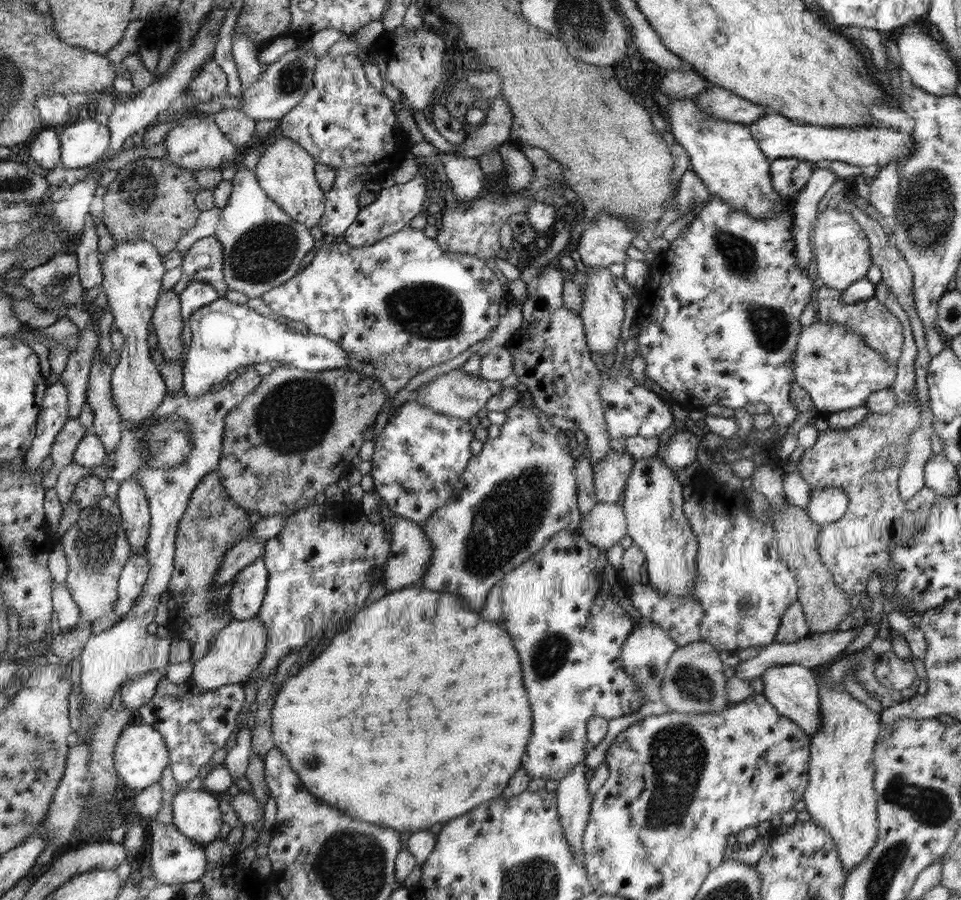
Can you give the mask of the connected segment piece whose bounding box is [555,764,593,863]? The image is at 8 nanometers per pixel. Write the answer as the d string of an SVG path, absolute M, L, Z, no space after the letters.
M583 764L574 767L562 780L558 781L555 796L559 799L559 814L566 829L567 843L571 845L576 860L585 861L583 838L589 821L593 795L586 783L587 768Z

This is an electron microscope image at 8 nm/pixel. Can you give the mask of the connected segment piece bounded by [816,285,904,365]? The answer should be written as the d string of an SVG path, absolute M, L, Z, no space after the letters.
M822 285L816 292L818 300L818 320L820 322L836 322L851 328L854 333L864 337L864 343L872 350L879 352L888 364L896 364L902 352L904 338L902 334L902 323L894 316L877 298L869 297L853 304L842 303L843 291L837 291L832 287Z

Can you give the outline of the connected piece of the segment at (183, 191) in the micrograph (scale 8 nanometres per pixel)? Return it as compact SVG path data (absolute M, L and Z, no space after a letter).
M140 157L117 170L116 179L108 185L108 191L102 200L104 201L104 216L102 218L105 226L111 232L113 240L147 240L165 255L177 247L177 242L192 228L198 220L200 210L195 200L198 198L201 186L196 181L197 174L172 164L168 159Z

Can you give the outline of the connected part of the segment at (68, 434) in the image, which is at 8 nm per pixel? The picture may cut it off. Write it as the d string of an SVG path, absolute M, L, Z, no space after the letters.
M70 417L62 430L55 436L54 444L51 448L50 458L53 466L62 470L74 461L74 454L79 442L90 432L91 429L80 424L78 419Z

